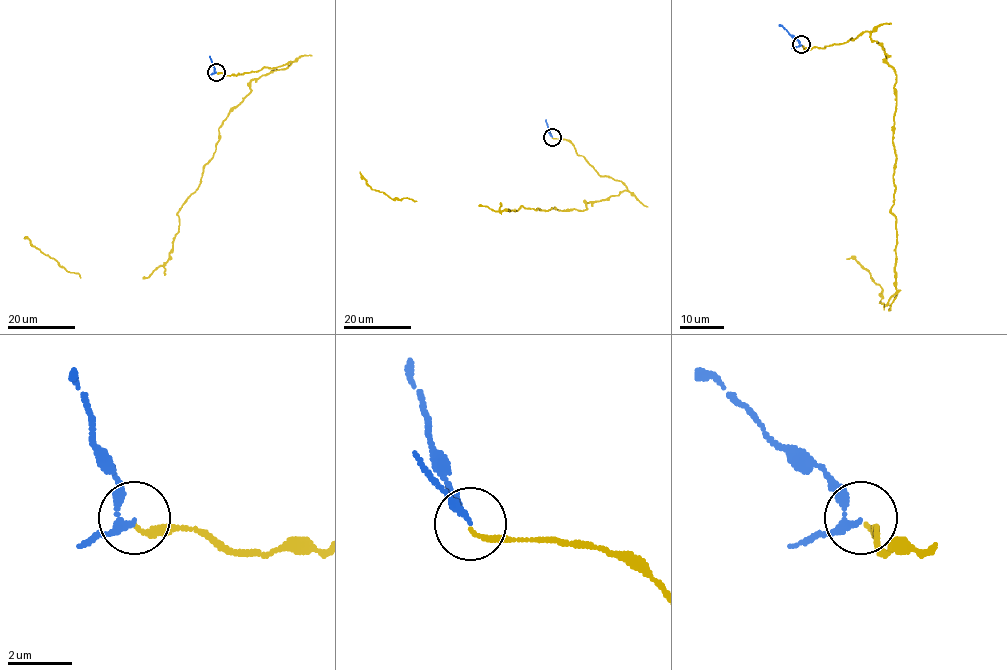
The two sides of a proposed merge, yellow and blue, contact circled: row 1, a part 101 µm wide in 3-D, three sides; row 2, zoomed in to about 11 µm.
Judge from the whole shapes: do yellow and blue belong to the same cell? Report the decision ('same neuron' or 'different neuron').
same neuron

